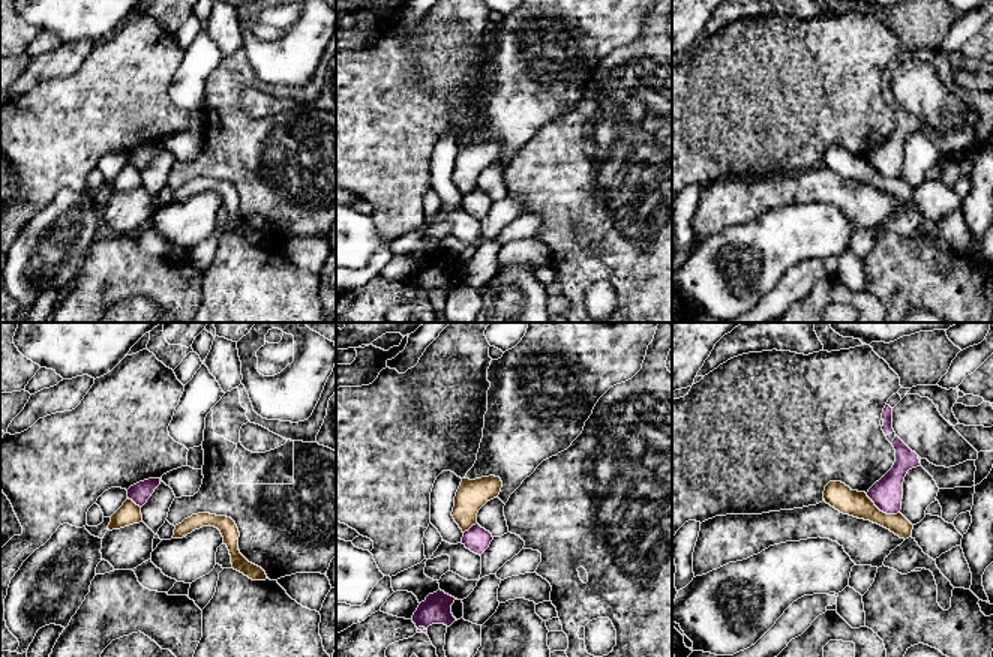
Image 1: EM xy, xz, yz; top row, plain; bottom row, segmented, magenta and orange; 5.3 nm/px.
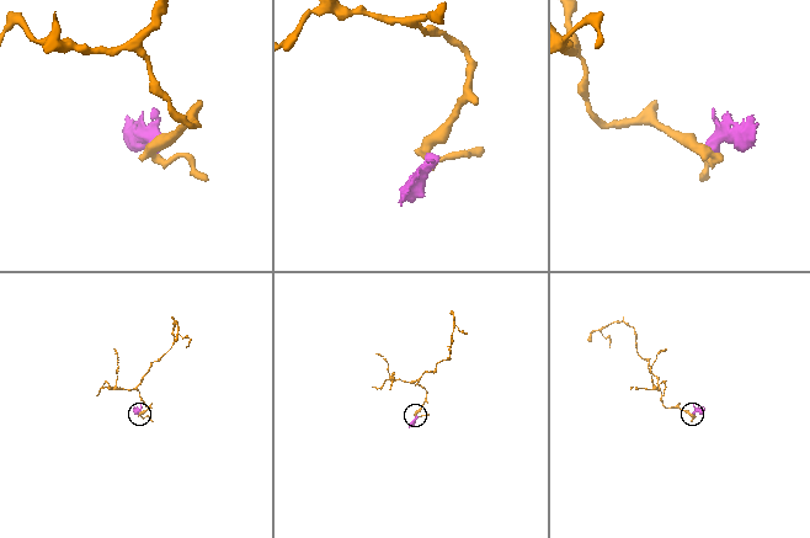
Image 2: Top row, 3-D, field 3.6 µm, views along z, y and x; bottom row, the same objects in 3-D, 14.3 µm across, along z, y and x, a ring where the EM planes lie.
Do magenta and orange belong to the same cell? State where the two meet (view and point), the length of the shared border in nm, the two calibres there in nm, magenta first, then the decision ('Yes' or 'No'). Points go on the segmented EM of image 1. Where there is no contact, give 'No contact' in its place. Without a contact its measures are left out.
Touches magenta at yz (882, 510). Shared border 220 nm. Thickness 170 nm (magenta) against 140 nm. No

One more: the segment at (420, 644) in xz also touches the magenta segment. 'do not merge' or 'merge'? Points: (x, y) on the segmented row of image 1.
merge

